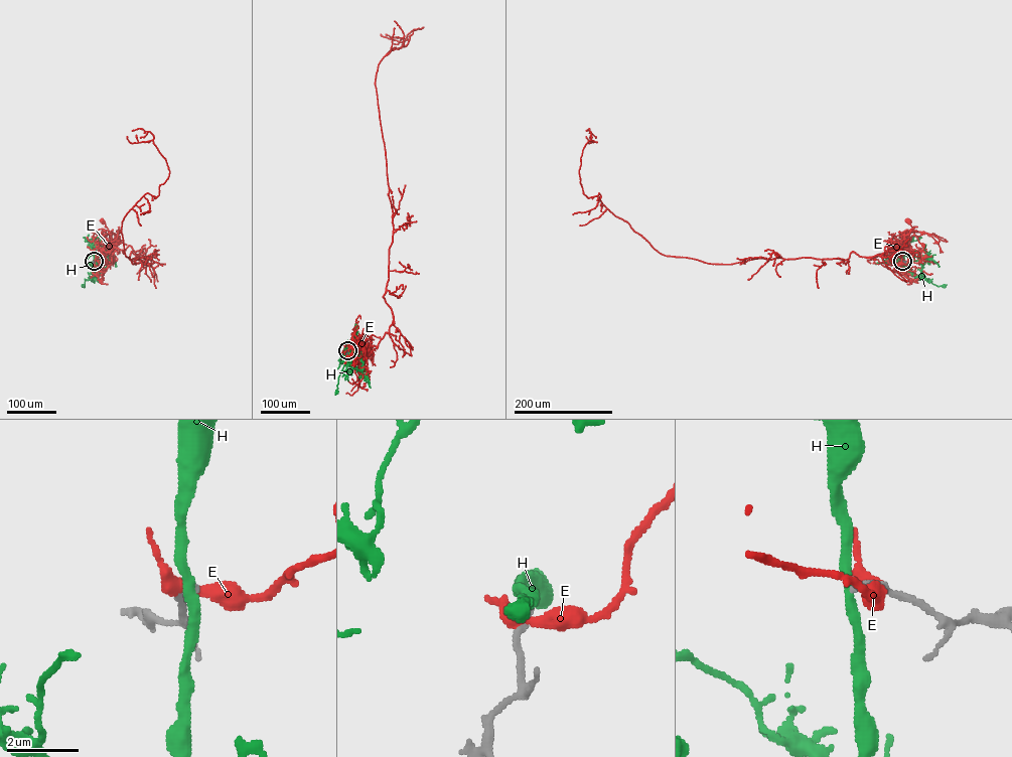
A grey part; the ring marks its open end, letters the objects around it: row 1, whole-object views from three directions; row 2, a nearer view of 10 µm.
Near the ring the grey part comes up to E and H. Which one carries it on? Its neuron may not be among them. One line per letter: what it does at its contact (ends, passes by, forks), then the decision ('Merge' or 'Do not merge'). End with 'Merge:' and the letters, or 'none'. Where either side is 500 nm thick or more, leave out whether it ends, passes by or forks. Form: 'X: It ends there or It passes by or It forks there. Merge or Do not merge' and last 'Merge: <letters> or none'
E: It passes by. Do not merge
H: It passes by. Do not merge
Merge: none

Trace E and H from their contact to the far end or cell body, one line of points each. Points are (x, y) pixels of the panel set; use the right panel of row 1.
E: (903, 261), (897, 262), (889, 252), (894, 253), (916, 226), (911, 226), (908, 220)
H: (902, 261), (917, 280), (929, 279), (937, 286), (945, 285)

